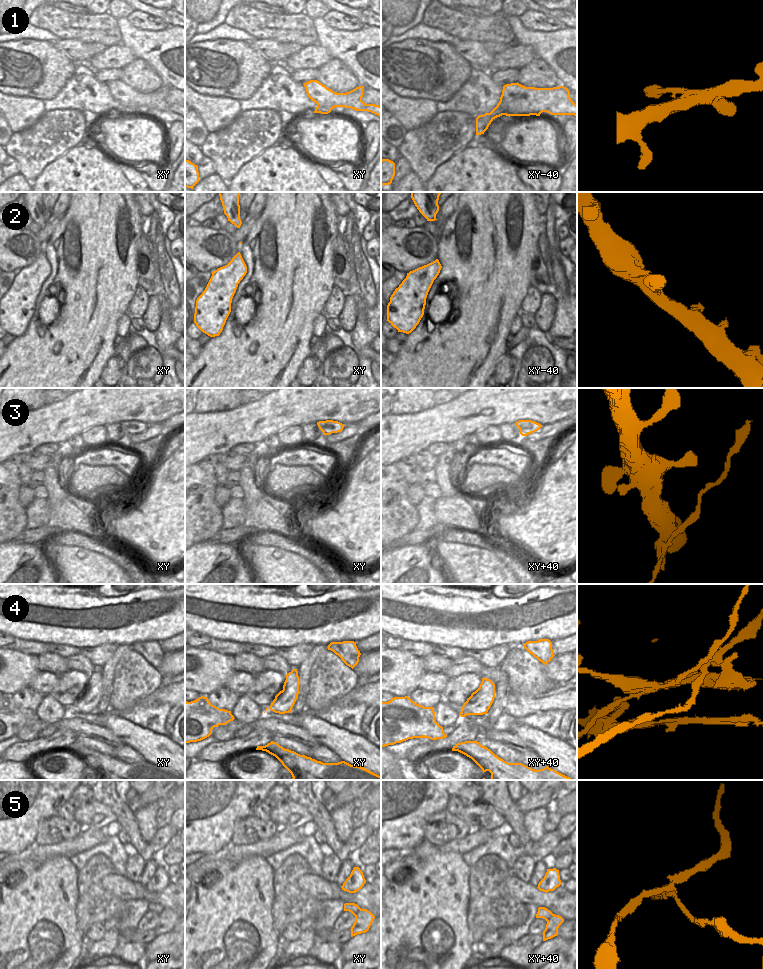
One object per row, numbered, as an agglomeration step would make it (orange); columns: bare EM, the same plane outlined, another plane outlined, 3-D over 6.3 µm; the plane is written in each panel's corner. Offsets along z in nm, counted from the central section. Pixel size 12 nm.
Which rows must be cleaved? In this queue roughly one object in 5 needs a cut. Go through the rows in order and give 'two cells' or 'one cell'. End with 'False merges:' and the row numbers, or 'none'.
1: one cell
2: one cell
3: one cell
4: two cells
5: two cells
False merges: 4, 5

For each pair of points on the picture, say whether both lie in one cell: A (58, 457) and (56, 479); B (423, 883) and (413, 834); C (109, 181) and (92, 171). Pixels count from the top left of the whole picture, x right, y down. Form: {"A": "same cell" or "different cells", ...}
{"A": "same cell", "B": "different cells", "C": "same cell"}

